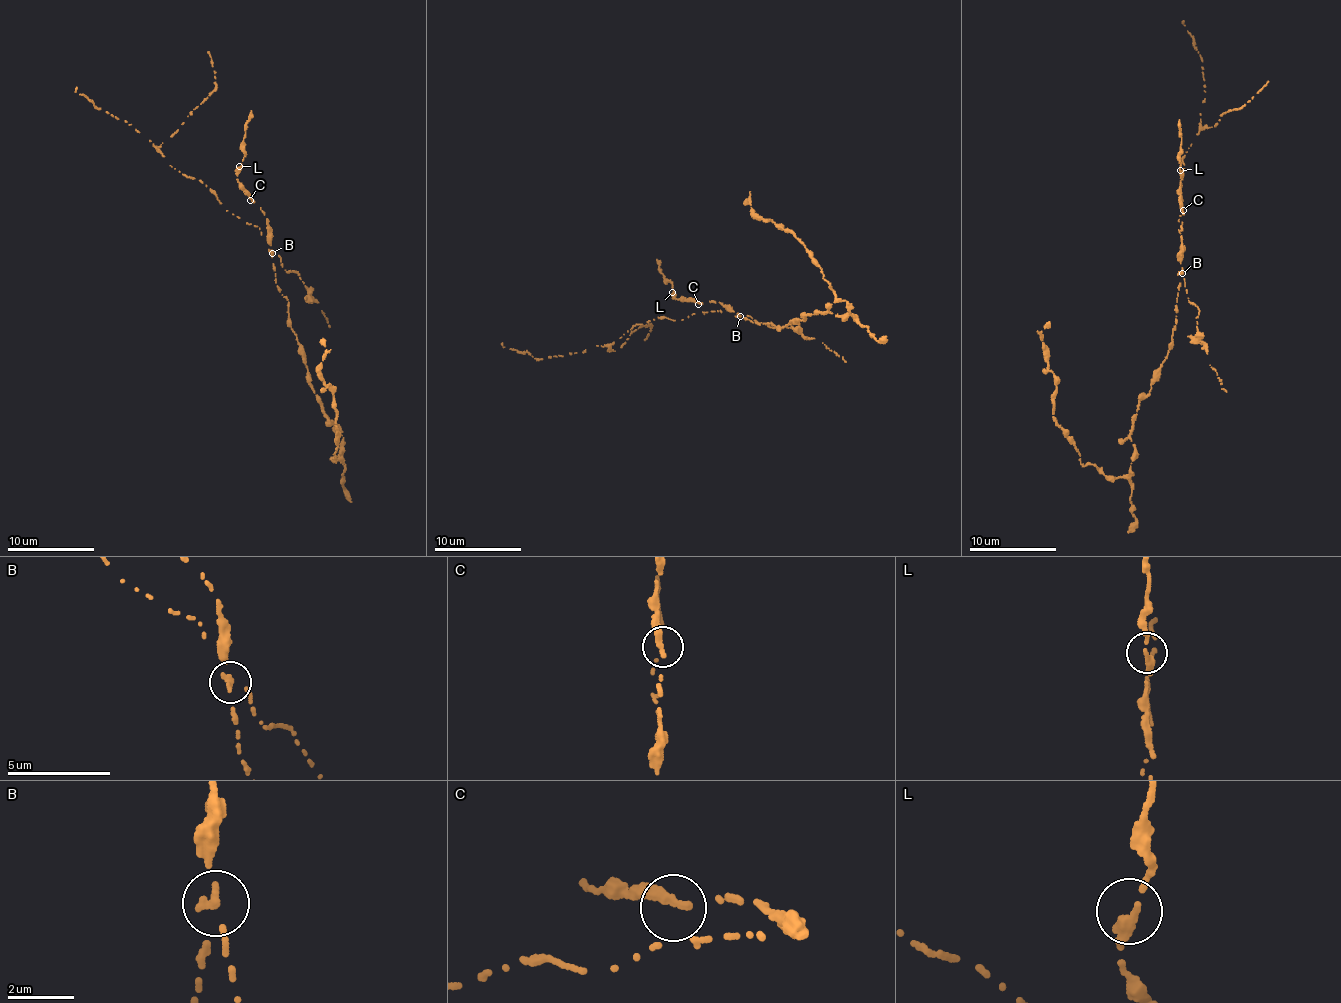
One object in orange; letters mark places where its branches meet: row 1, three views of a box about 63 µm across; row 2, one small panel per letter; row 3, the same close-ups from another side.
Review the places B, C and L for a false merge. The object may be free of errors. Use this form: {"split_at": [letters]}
{"split_at": ["B"]}

